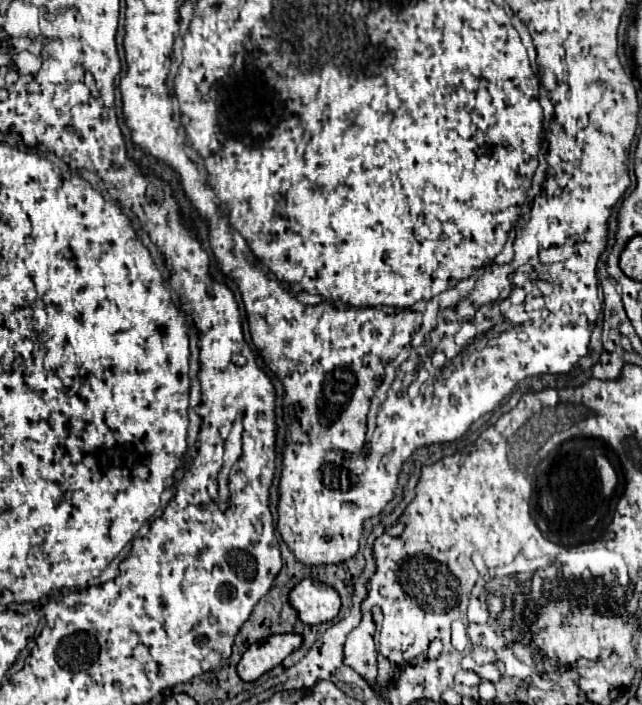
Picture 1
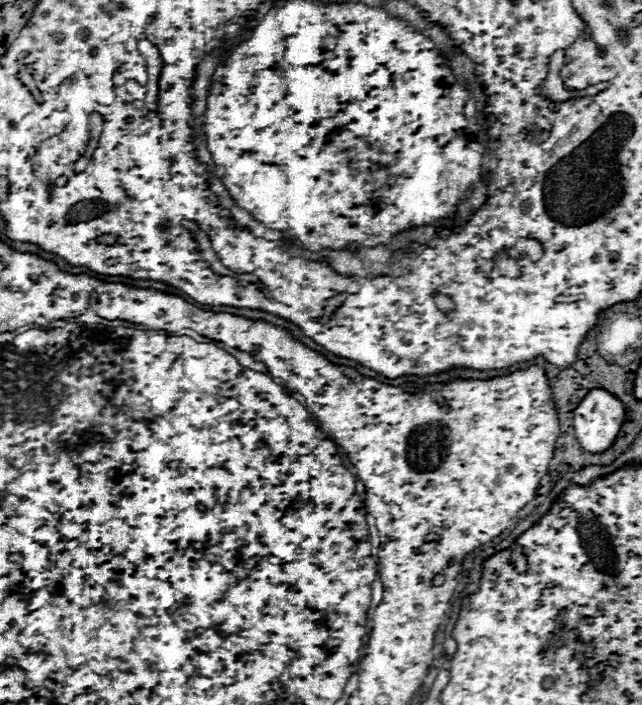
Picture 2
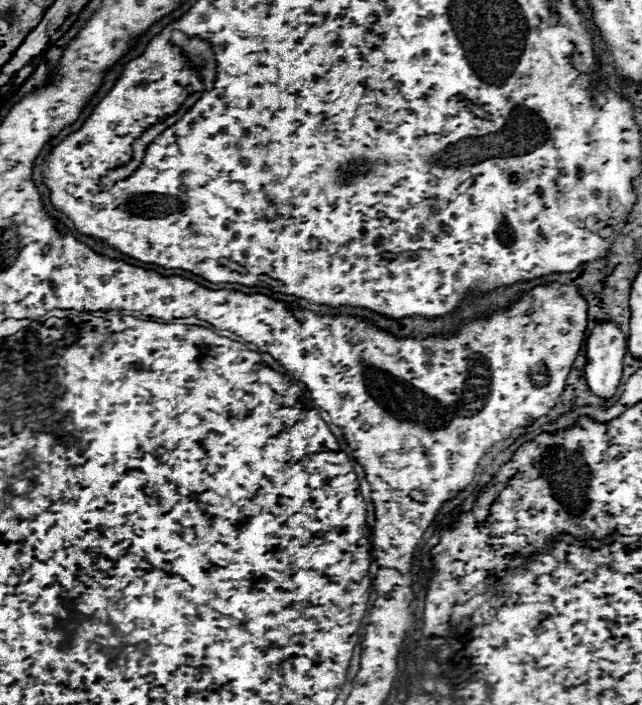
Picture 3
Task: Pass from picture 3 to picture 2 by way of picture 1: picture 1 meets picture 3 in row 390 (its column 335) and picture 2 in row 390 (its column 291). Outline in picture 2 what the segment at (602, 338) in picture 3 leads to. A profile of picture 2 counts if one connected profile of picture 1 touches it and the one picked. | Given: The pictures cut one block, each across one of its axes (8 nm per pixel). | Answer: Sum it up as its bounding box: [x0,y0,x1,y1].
[574,388,624,452]

